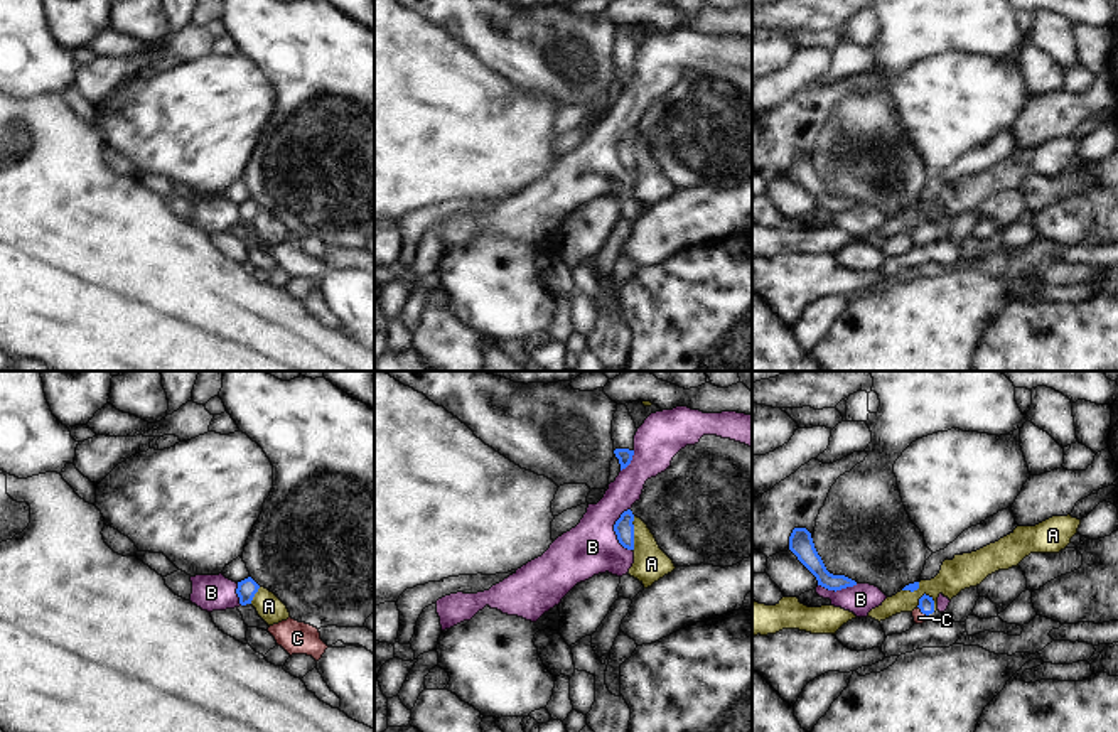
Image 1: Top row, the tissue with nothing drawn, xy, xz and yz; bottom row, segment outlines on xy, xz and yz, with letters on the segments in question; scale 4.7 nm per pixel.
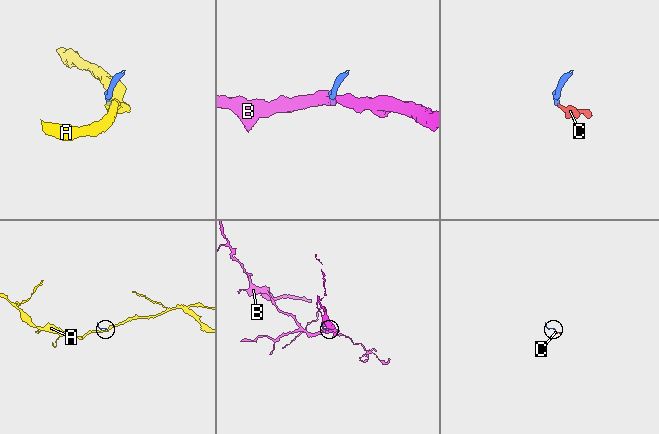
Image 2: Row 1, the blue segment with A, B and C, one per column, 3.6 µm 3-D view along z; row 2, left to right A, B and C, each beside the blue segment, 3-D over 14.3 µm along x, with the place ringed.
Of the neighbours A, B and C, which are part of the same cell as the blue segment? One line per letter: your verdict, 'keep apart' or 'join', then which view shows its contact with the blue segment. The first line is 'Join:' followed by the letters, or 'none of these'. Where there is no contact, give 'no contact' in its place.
Join: C
A: keep apart; contact in yz
B: keep apart; contact in xz
C: join; contact in yz

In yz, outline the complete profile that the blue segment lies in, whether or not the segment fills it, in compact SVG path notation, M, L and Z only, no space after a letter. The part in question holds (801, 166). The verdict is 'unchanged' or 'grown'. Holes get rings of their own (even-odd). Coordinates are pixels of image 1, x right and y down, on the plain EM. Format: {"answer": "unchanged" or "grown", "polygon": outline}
{"answer": "unchanged", "polygon": "M794 150L789 159L789 172L798 182L816 199L818 207L828 213L841 213L857 207L855 202L845 197L833 197L826 192L821 179L818 177L811 155L806 150Z"}

